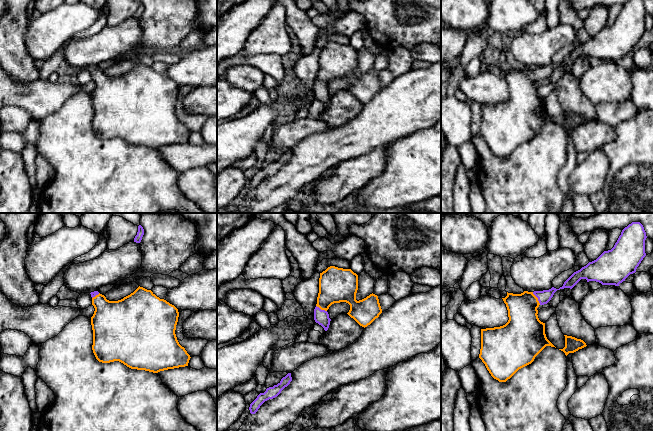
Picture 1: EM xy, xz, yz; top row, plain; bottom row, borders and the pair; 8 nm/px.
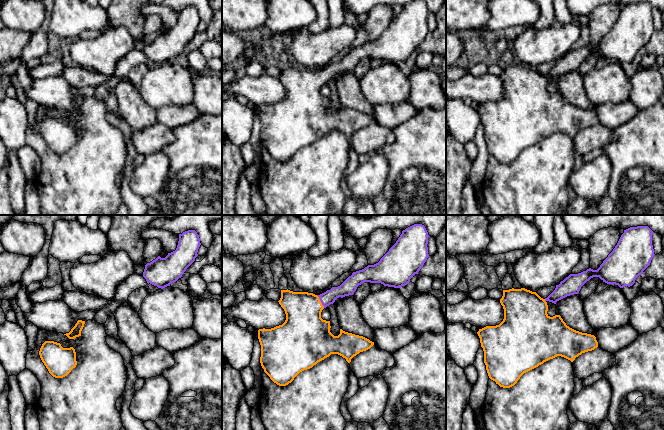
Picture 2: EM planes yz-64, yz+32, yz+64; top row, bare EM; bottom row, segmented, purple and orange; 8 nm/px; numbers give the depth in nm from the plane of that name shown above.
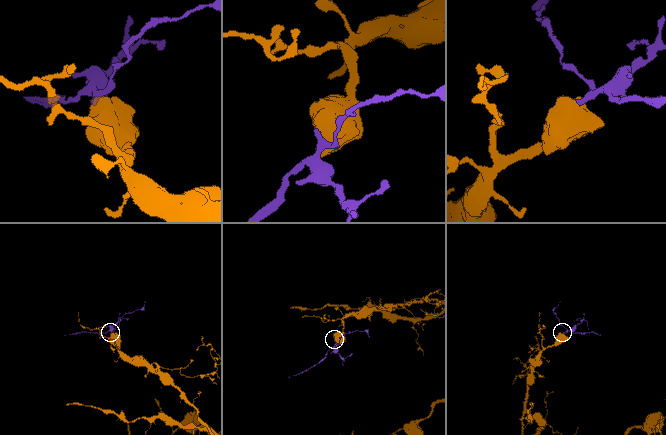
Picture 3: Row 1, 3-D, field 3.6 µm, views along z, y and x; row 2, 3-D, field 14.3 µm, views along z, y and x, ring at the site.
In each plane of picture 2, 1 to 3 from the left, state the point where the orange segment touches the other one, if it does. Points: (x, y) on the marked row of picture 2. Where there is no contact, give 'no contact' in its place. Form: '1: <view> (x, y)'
1: no contact
2: yz+32 (320, 300)
3: no contact

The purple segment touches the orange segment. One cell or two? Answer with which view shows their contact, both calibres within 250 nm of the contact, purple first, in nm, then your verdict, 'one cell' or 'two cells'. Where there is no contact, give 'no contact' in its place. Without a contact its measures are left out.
yz | 100/260 nm | one cell

